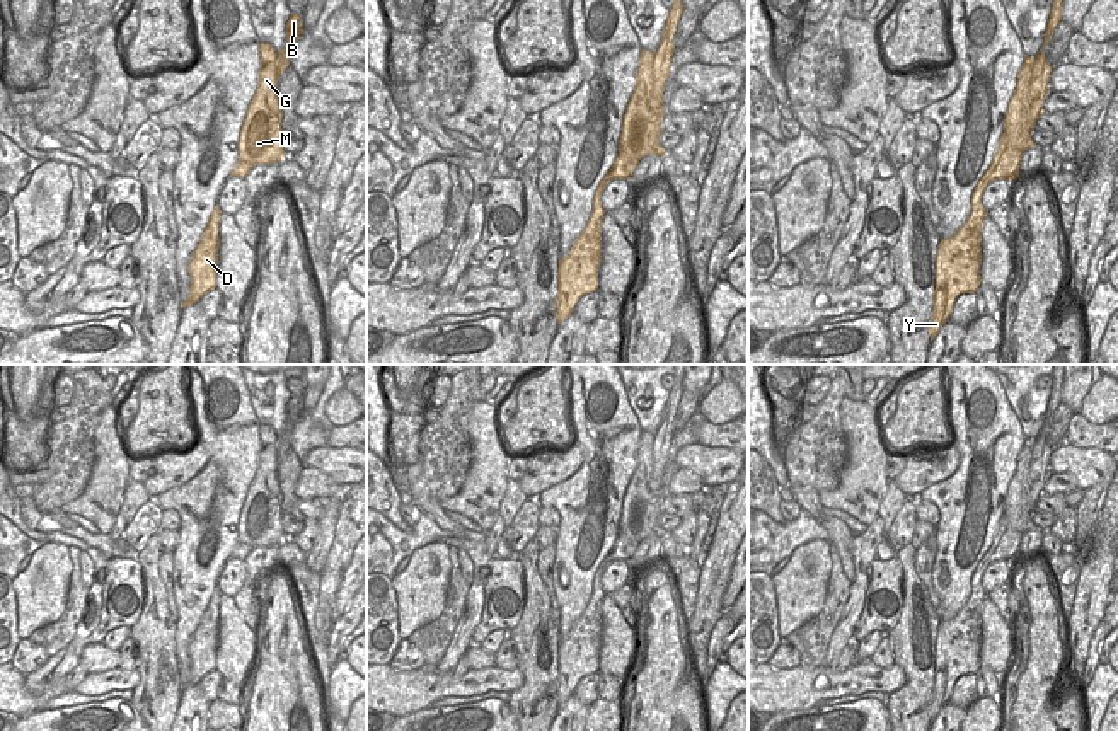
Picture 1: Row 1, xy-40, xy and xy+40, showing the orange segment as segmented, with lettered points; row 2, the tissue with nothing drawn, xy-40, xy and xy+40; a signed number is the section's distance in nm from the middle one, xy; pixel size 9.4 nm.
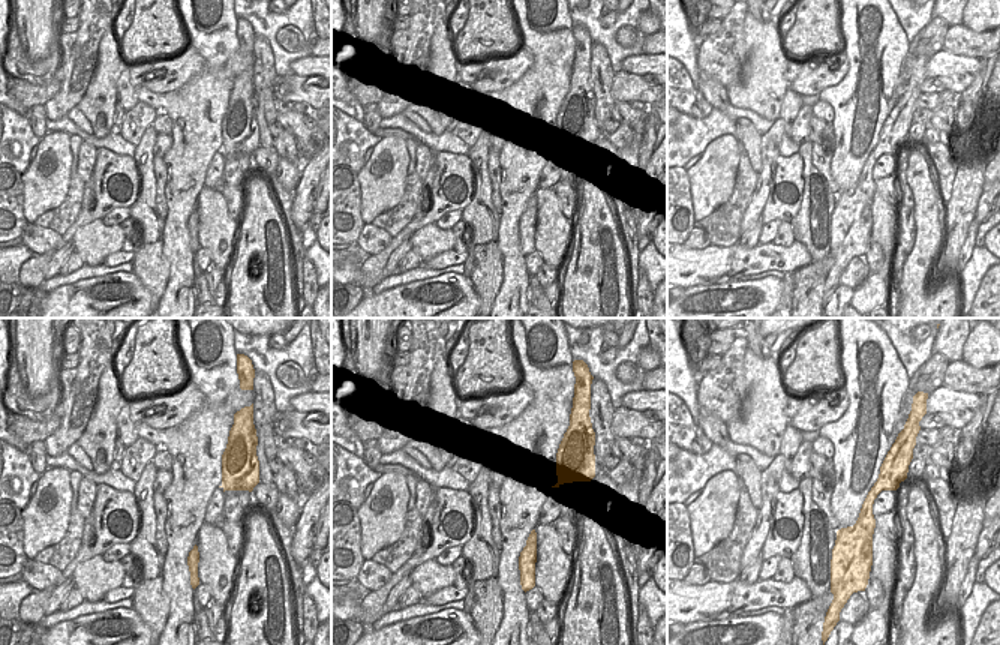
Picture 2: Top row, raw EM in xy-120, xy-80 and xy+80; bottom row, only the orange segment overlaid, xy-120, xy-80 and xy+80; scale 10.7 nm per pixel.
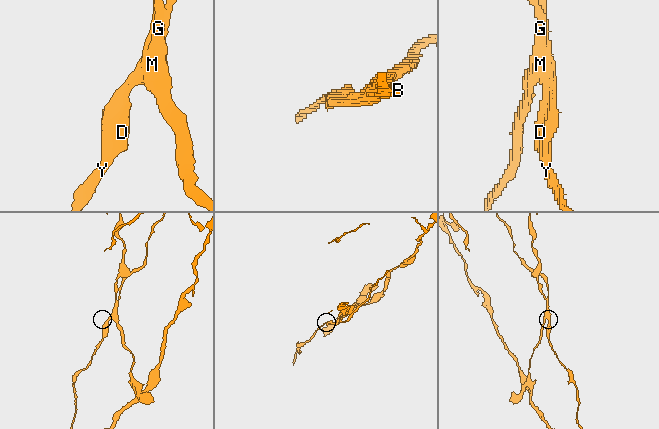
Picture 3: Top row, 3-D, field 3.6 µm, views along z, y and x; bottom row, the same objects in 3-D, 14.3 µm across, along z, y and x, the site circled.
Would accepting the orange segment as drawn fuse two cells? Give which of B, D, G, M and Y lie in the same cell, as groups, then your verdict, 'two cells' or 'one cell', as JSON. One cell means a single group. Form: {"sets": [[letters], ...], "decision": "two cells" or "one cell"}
{"sets": [["B", "D", "Y"], ["G", "M"]], "decision": "two cells"}

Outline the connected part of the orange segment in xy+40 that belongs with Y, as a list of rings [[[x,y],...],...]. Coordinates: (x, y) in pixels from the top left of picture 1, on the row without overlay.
[[[1053,365],[1053,382],[1052,382],[1052,394],[1045,414],[1045,424],[1041,428],[1041,433],[1036,436],[1034,446],[1033,446],[1033,458],[1029,465],[1029,481],[1021,482],[1023,470],[1021,470],[1021,458],[1017,457],[1017,467],[1016,472],[1009,482],[1006,501],[1004,501],[1004,515],[1000,518],[997,533],[994,537],[994,542],[987,554],[980,559],[973,576],[971,576],[971,595],[966,601],[966,605],[949,620],[941,620],[936,637],[936,670],[934,670],[934,690],[932,690],[932,700],[929,707],[929,717],[931,722],[937,717],[939,711],[948,704],[953,687],[960,676],[965,675],[975,675],[982,665],[980,661],[980,646],[982,646],[982,612],[983,612],[983,601],[987,598],[987,591],[982,586],[982,576],[985,569],[997,561],[1007,561],[1016,562],[1019,559],[1019,545],[1023,538],[1023,532],[1028,527],[1029,511],[1034,506],[1031,503],[1031,492],[1033,492],[1033,482],[1041,481],[1045,482],[1050,469],[1050,455],[1052,446],[1048,445],[1043,429],[1050,424],[1050,419],[1057,407],[1062,402],[1062,382],[1063,382],[1063,368],[1065,365]]]

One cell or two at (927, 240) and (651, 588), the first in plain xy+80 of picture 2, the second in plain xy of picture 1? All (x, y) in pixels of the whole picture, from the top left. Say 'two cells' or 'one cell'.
one cell

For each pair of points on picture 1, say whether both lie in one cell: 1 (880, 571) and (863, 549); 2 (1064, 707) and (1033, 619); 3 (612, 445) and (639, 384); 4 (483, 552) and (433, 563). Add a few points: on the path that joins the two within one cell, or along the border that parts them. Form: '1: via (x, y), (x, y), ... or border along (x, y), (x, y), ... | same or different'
1: border along (876, 558), (870, 566) | different
2: via (1038, 696), (1035, 692), (1035, 644) | same
3: border along (621, 382), (641, 430) | different
4: border along (440, 541), (449, 546) | different

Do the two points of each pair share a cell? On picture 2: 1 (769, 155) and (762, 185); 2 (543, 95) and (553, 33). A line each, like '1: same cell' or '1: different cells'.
1: same cell
2: same cell

